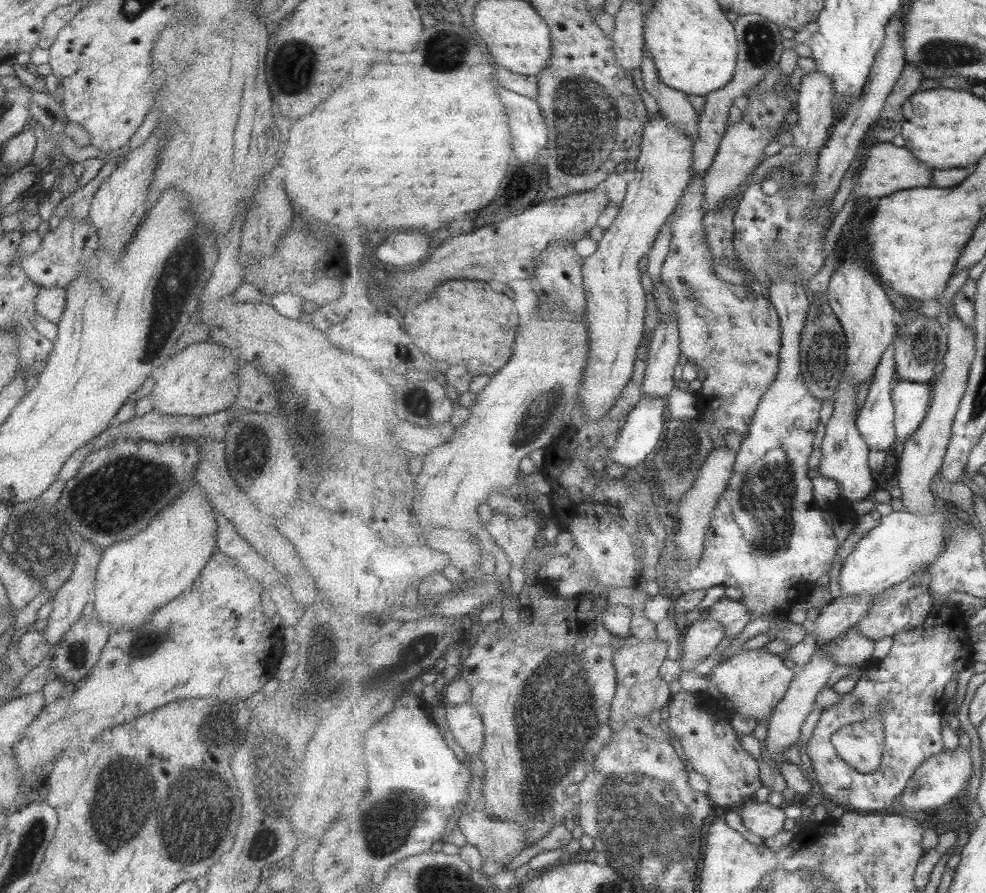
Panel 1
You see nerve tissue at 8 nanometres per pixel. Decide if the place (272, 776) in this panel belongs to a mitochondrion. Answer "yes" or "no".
yes

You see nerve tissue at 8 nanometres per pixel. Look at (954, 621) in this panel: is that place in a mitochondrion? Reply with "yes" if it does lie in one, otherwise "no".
no

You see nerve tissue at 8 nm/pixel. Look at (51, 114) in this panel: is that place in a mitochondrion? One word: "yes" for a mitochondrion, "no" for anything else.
no

